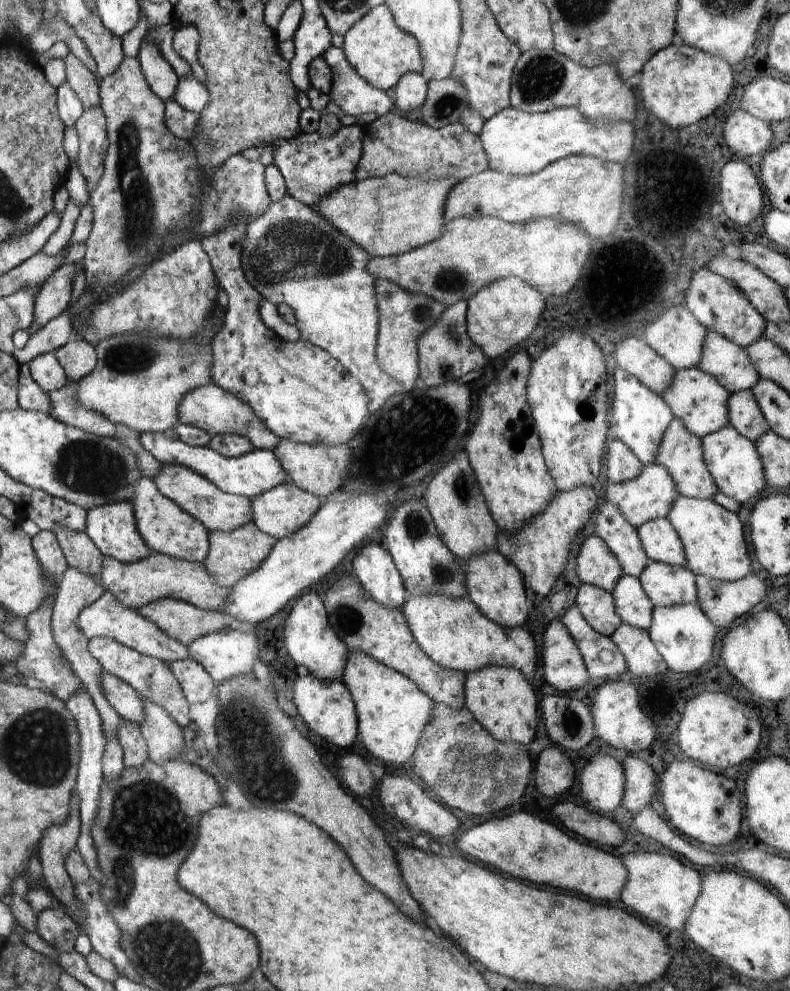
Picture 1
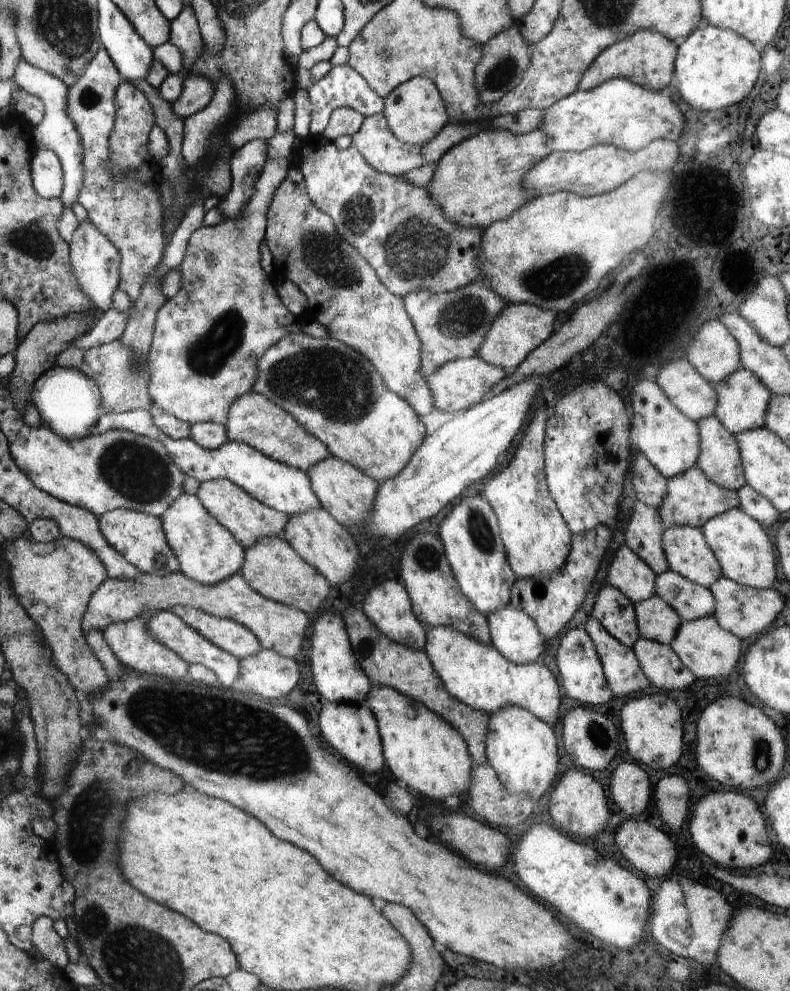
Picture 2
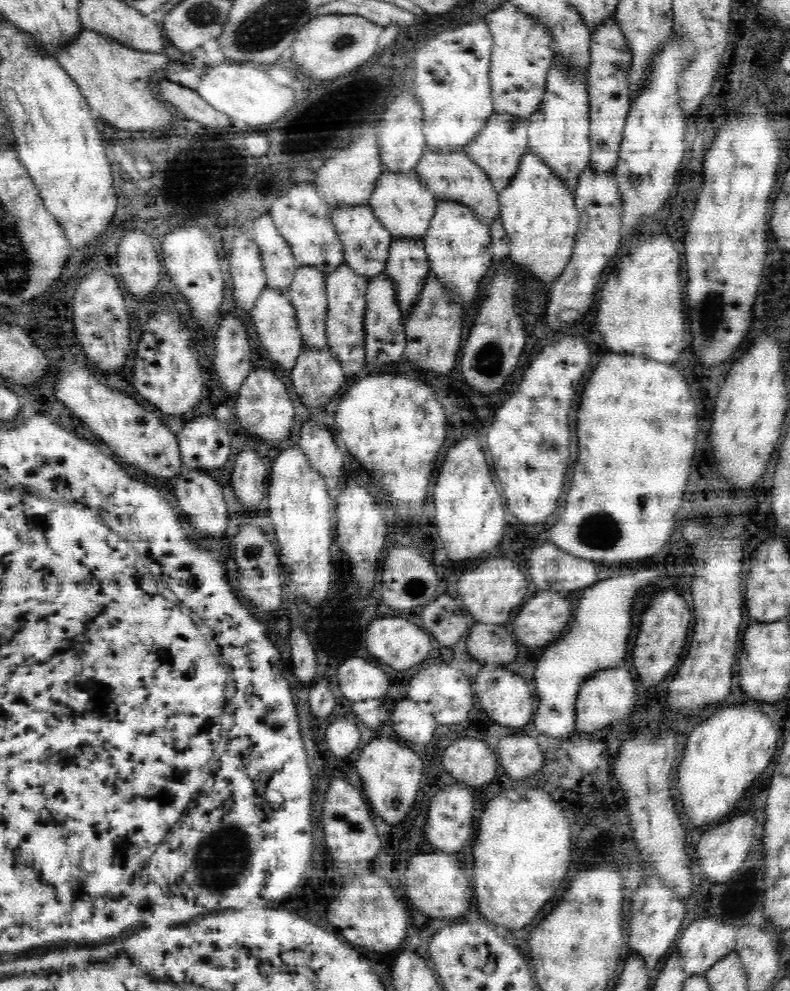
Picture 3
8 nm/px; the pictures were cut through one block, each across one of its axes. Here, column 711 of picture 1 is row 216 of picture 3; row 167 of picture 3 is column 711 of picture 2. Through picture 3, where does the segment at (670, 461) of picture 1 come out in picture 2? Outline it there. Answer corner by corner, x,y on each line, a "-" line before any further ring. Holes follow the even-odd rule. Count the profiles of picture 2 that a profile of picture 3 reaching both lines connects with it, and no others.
715,415
696,424
701,445
697,466
712,483
737,492
747,484
737,436
731,434

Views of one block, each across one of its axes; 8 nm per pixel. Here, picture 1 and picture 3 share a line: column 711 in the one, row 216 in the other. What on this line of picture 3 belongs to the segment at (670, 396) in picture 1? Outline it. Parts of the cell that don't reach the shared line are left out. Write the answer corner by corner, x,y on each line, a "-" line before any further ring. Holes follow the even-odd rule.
416,170
407,174
385,171
378,178
376,188
374,188
369,200
374,217
386,227
393,238
400,238
400,236
423,238
428,230
430,220
434,217
437,204
434,193
423,188
418,175
416,175

